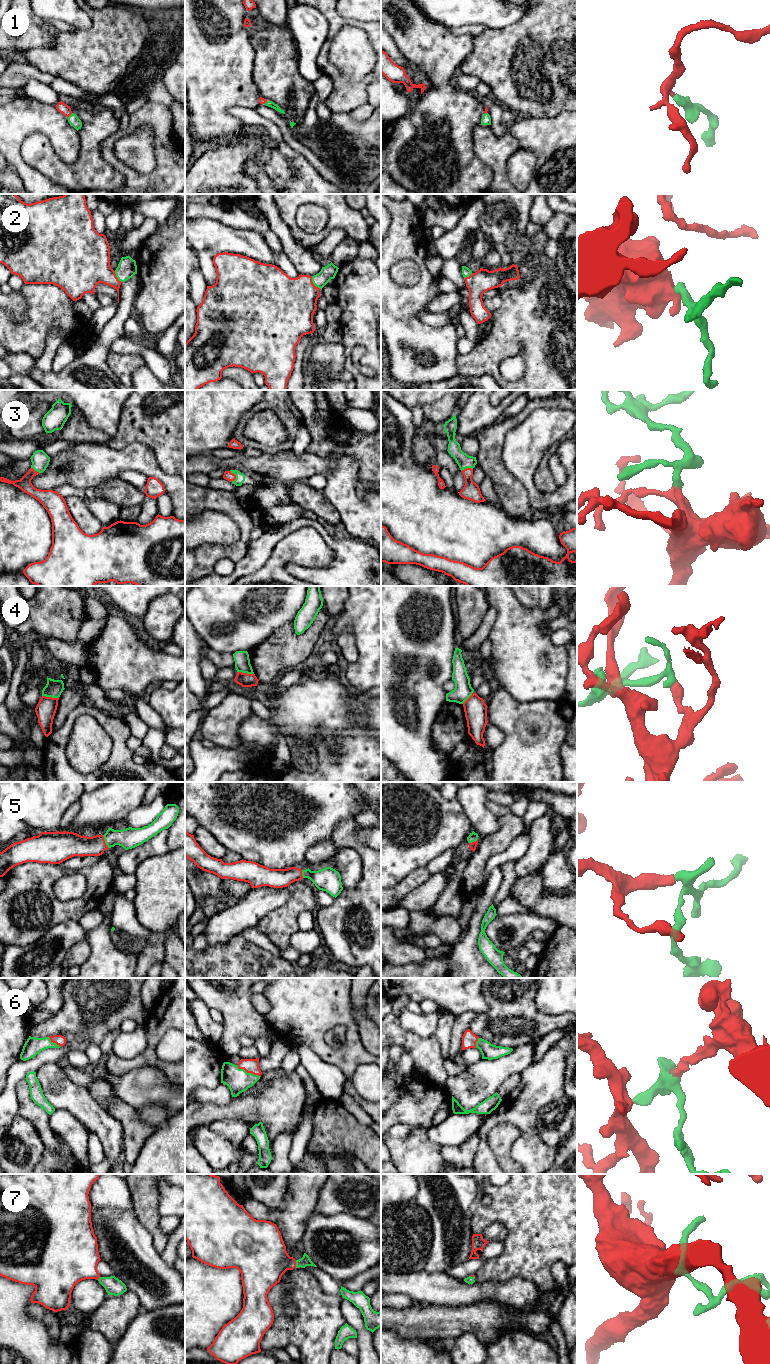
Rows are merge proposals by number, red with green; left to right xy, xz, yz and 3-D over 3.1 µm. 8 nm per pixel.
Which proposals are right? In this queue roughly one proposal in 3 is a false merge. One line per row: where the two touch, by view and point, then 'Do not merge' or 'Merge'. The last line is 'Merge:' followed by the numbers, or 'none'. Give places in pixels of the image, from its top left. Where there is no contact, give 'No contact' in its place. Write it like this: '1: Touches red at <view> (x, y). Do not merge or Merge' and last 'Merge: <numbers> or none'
1: Touches red at xy (70, 114). Merge
2: Touches red at xz (313, 284). Merge
3: Touches red at xz (235, 476). Merge
4: Touches red at xy (50, 697). Do not merge
5: Touches red at xy (104, 841). Merge
6: Touches red at xz (248, 1072). Merge
7: Touches red at xz (295, 1263). Merge
Merge: 1, 2, 3, 5, 6, 7

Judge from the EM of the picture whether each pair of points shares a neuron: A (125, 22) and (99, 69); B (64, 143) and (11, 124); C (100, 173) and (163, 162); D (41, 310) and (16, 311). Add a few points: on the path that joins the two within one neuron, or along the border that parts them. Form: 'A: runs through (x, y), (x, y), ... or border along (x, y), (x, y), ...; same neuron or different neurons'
A: runs through (117, 34), (99, 57); same neuron
B: runs through (51, 130), (45, 124), (24, 124); same neuron
C: border along (102, 153), (102, 157), (122, 174), (124, 183); different neurons
D: border along (19, 291), (27, 308), (16, 321); different neurons

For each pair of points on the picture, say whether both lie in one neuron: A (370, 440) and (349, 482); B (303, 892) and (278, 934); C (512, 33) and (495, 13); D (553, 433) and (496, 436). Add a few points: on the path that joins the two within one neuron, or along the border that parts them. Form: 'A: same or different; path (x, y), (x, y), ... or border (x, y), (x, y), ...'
A: different; border (344, 454), (356, 459), (358, 488)
B: same; path (299, 902), (288, 913), (281, 924)
C: different; border (525, 12), (517, 20), (503, 27), (487, 28)
D: different; border (522, 420), (505, 435), (502, 459)

